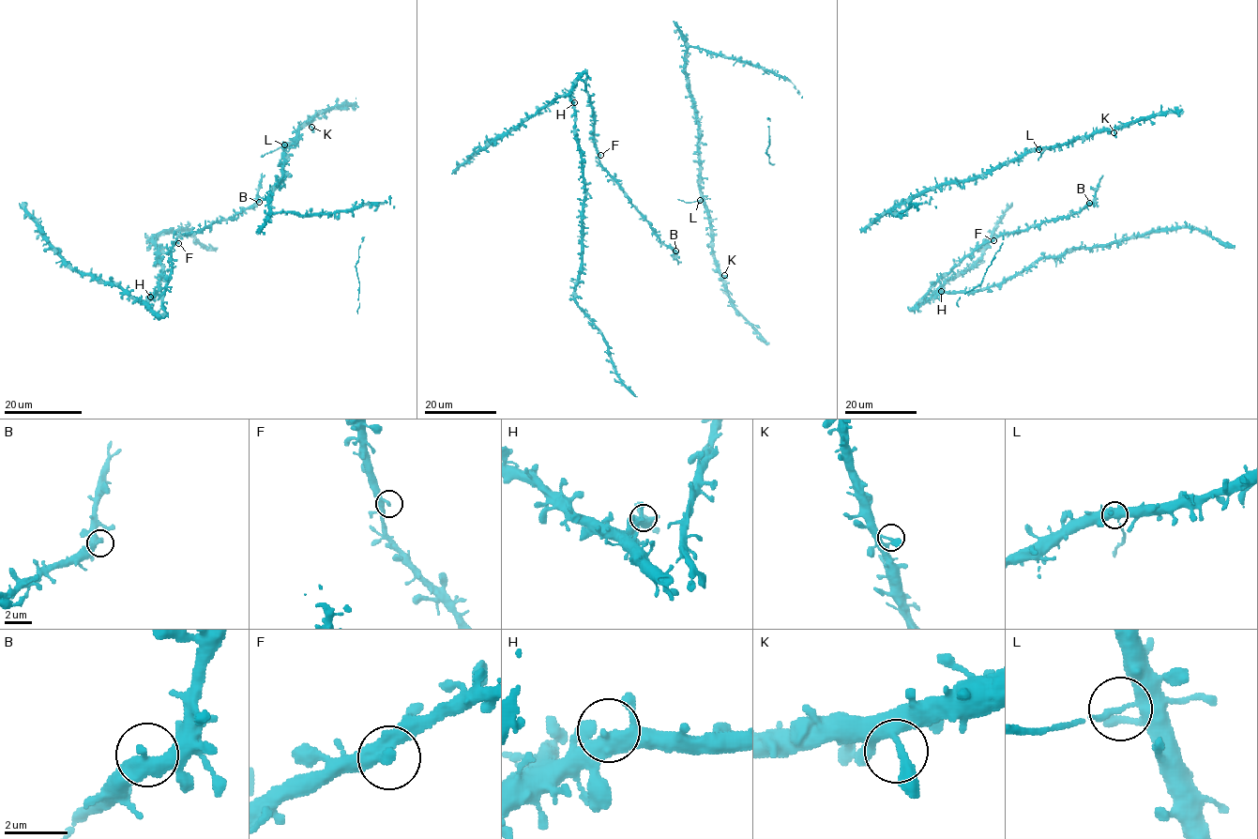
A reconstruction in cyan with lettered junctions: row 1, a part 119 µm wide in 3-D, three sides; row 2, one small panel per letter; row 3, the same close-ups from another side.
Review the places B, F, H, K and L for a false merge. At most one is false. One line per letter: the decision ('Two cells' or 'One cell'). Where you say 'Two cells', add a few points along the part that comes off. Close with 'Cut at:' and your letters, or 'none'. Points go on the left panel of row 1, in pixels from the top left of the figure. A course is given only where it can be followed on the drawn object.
B: One cell
F: One cell
H: One cell
K: One cell
L: Two cells. Course of the part to remove: (284, 144), (261, 157)
Cut at: L

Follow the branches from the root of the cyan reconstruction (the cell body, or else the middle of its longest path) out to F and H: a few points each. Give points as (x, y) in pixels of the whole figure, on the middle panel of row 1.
F: (667, 245), (601, 165), (600, 155)
H: (667, 245), (599, 162), (595, 142), (595, 113), (586, 83), (580, 79), (571, 97), (574, 102)

